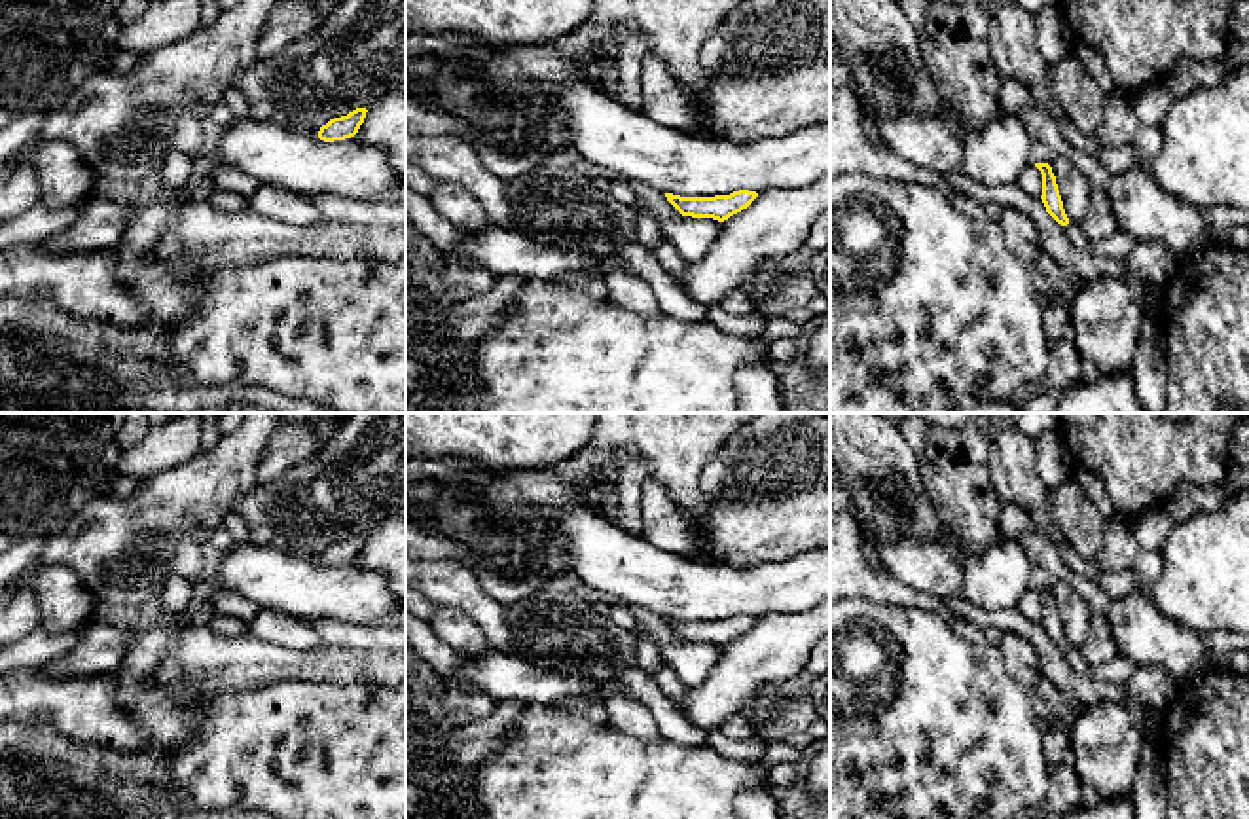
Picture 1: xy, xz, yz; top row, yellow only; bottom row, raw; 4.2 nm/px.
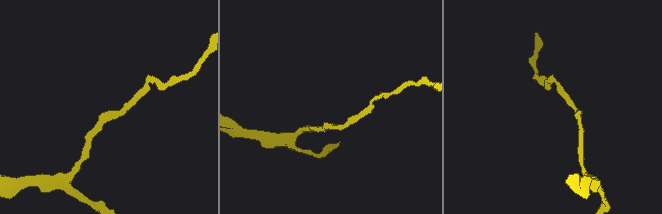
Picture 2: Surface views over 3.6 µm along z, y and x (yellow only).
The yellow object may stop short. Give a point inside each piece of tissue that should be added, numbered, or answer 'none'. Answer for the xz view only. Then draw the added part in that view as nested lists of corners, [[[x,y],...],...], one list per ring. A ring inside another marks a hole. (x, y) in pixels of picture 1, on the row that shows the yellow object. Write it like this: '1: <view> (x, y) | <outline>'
none

